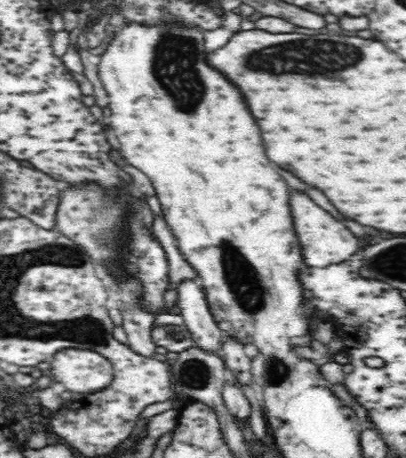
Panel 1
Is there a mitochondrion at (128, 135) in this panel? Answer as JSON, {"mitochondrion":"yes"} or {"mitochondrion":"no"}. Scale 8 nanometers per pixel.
{"mitochondrion":"no"}

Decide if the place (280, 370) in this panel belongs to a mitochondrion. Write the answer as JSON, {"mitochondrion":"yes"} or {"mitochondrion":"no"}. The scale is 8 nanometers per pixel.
{"mitochondrion":"yes"}

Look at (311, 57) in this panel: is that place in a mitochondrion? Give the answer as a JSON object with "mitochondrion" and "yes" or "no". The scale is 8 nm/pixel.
{"mitochondrion":"yes"}

